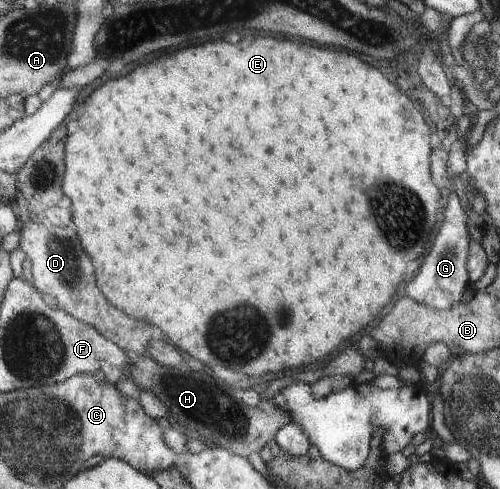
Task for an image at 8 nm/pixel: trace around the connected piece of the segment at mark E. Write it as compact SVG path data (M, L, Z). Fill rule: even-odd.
M269 35L253 37L253 39L241 39L237 43L227 43L227 41L221 41L221 39L219 41L209 41L209 43L199 43L199 45L191 45L191 47L167 53L165 57L159 55L159 57L143 63L143 65L139 65L139 63L136 63L136 65L137 67L134 66L129 73L125 73L122 77L105 81L105 83L99 85L81 103L81 115L75 118L77 129L65 136L63 149L65 171L63 171L61 189L71 201L71 223L75 227L75 233L77 233L77 239L79 239L83 251L89 255L89 259L93 263L93 277L95 277L95 283L103 297L125 315L159 327L165 335L166 341L173 347L177 347L179 351L189 353L191 357L198 359L205 365L225 367L225 369L243 373L249 379L264 373L278 373L282 369L291 369L291 367L305 367L305 365L309 365L314 361L321 361L327 355L333 355L342 341L361 331L363 327L369 325L371 321L375 321L384 312L400 291L397 285L401 283L403 271L409 277L415 275L415 271L419 269L419 265L423 260L421 251L427 243L427 237L429 237L430 242L435 230L433 225L435 225L435 216L440 212L440 199L437 187L433 185L429 175L429 154L431 153L433 140L430 137L429 127L423 120L420 108L415 107L407 99L407 96L403 95L393 83L389 83L375 67L363 63L355 55L349 55L345 51L335 51L335 49L321 49L321 47L313 47L313 45L307 45L307 43L295 43L295 41L289 41L289 39L275 39L275 37L269 37ZM223 283L237 283L237 285L233 285L233 287L225 285L225 287L229 287L229 291L225 291L223 297L217 297L217 285L221 287Z

